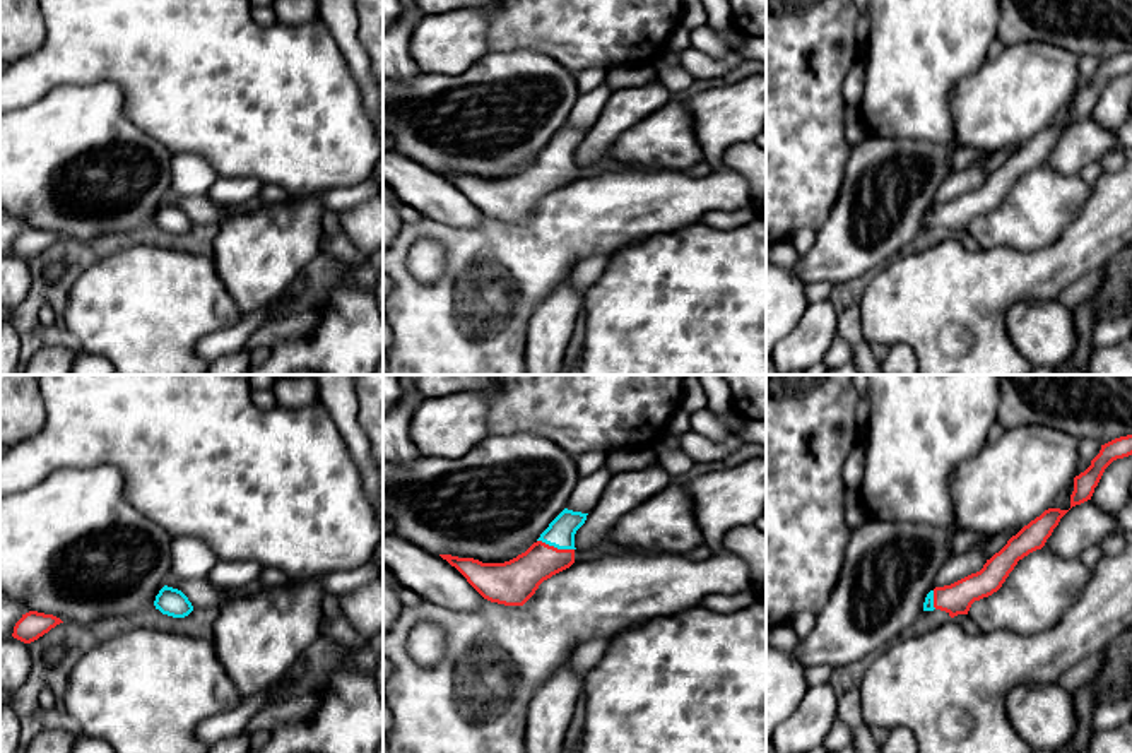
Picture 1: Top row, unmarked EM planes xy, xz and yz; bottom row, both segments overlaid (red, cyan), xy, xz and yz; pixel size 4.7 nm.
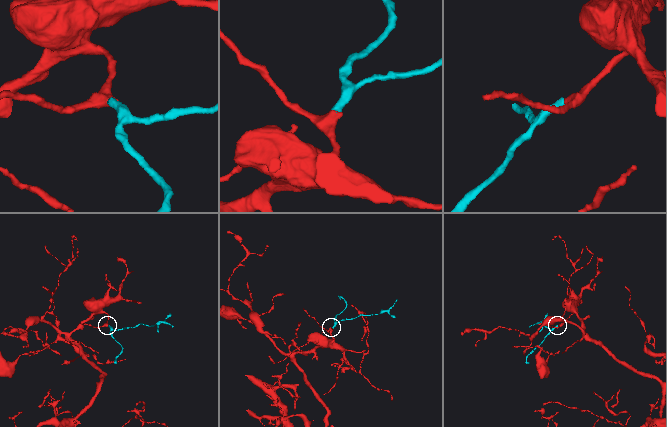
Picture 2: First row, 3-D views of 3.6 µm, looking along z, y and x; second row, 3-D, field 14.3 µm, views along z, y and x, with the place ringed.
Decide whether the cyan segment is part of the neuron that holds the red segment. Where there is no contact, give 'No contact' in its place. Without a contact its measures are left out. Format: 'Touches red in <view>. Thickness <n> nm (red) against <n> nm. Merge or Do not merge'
Touches red in xz. Thickness 200 nm (red) against 130 nm. Merge

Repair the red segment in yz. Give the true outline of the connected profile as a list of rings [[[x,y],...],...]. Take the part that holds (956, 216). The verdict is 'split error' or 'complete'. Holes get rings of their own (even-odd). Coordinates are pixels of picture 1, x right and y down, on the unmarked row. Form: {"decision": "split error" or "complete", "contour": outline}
{"decision": "split error", "contour": [[[1048,125],[1024,142],[1007,161],[995,169],[983,185],[951,202],[935,204],[923,219],[923,228],[940,226],[951,234],[968,231],[971,221],[997,209],[1019,176],[1041,166],[1060,135],[1069,127]]]}

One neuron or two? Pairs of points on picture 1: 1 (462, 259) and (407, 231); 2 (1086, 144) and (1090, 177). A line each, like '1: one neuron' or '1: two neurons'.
1: one neuron
2: two neurons

